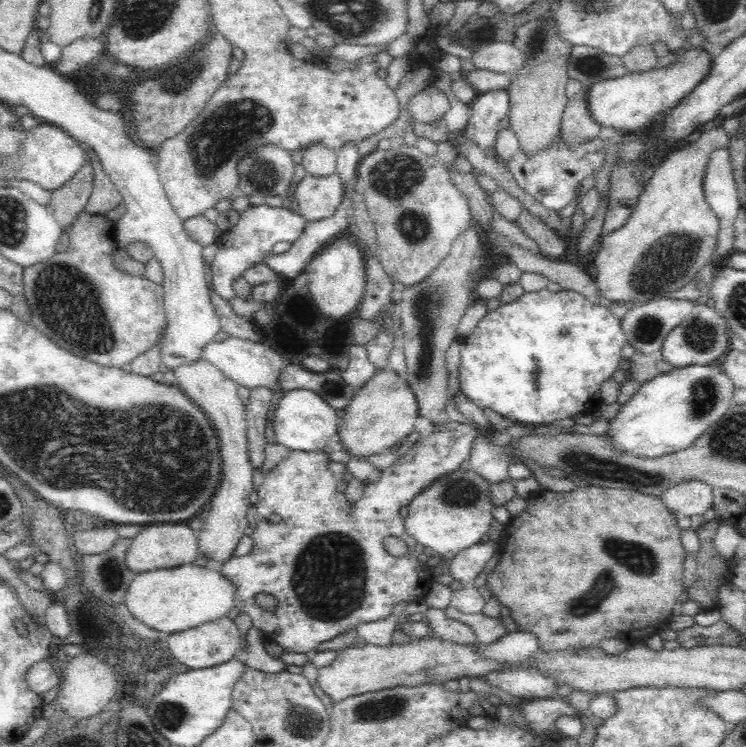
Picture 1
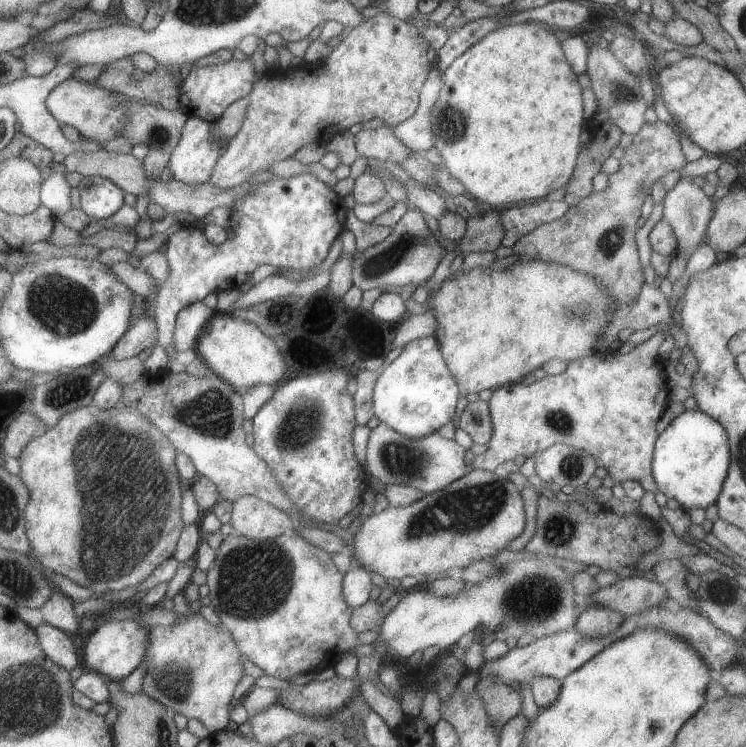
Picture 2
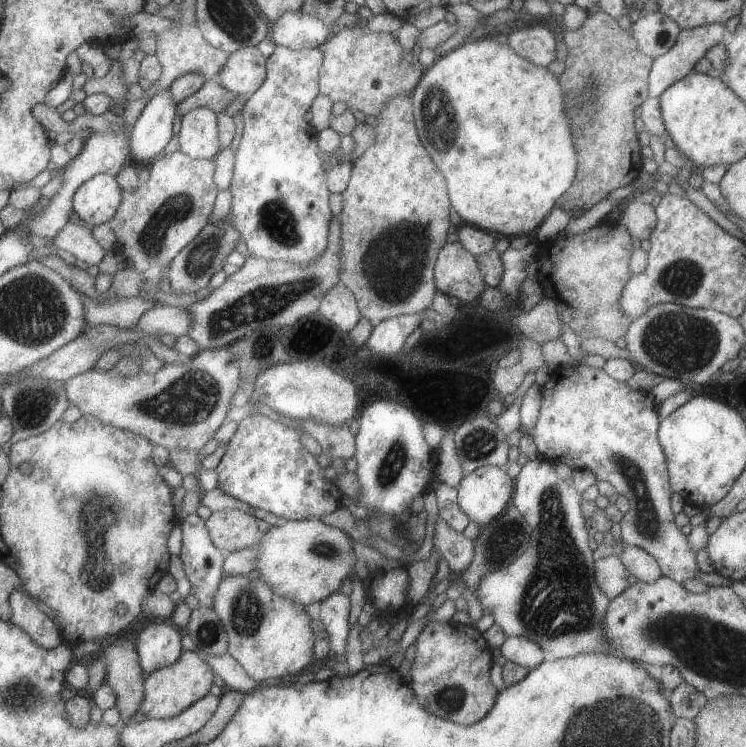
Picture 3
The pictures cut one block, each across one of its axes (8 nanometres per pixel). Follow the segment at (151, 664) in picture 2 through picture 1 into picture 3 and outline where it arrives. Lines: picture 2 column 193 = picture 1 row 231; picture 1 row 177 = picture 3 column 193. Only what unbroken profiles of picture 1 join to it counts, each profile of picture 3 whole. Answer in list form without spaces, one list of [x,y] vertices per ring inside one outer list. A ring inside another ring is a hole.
[[[183,650],[173,664],[145,675],[139,713],[148,716],[149,719],[161,718],[161,720],[177,716],[181,710],[185,710],[209,692],[209,688],[213,685],[213,675],[209,664],[199,653]]]

